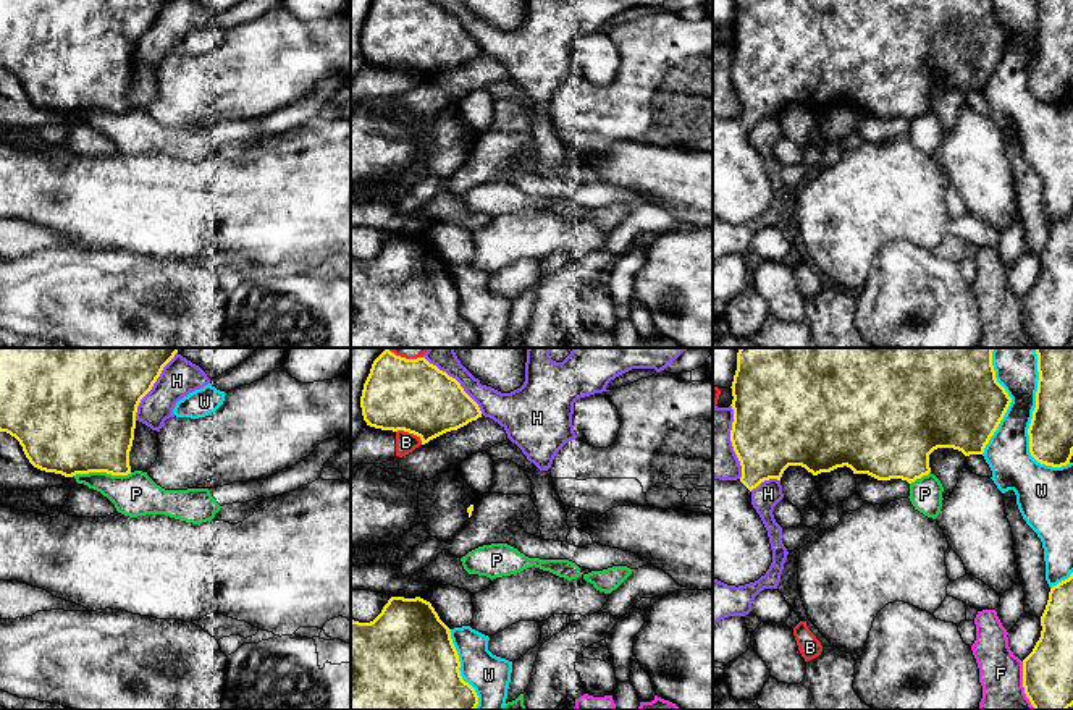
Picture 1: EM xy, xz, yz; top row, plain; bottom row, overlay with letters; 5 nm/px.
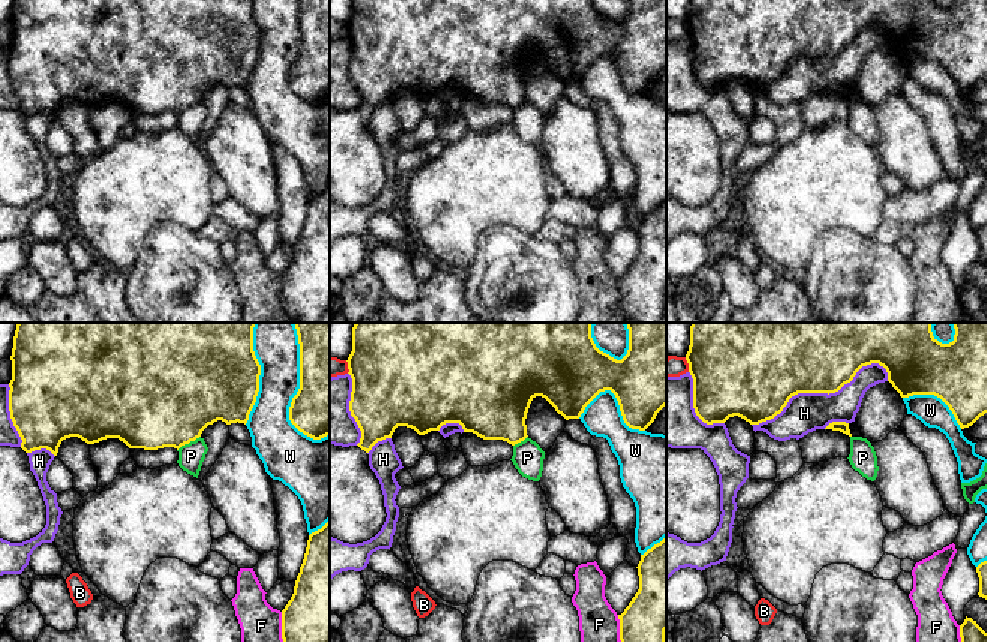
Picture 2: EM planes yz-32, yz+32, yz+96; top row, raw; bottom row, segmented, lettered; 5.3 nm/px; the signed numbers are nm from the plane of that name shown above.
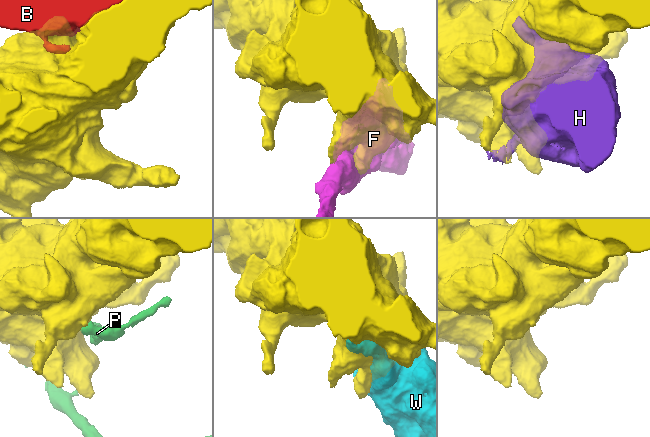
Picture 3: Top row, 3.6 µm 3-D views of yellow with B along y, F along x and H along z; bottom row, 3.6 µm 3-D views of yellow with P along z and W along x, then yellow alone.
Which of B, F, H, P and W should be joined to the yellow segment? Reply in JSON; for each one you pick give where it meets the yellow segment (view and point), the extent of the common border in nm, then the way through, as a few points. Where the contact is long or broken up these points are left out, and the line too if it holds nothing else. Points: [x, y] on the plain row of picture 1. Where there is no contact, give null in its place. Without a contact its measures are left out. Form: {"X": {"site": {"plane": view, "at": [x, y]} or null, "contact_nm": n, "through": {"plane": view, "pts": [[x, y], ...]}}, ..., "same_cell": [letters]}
{"same_cell": []}

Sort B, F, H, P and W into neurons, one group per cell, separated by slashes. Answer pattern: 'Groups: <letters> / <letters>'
Groups: B / F / H / P / W

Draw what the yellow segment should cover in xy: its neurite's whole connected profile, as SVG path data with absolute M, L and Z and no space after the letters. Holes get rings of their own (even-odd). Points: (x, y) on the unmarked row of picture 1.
M0 0L0 70L15 74L29 100L45 110L131 112L136 50L168 0Z

